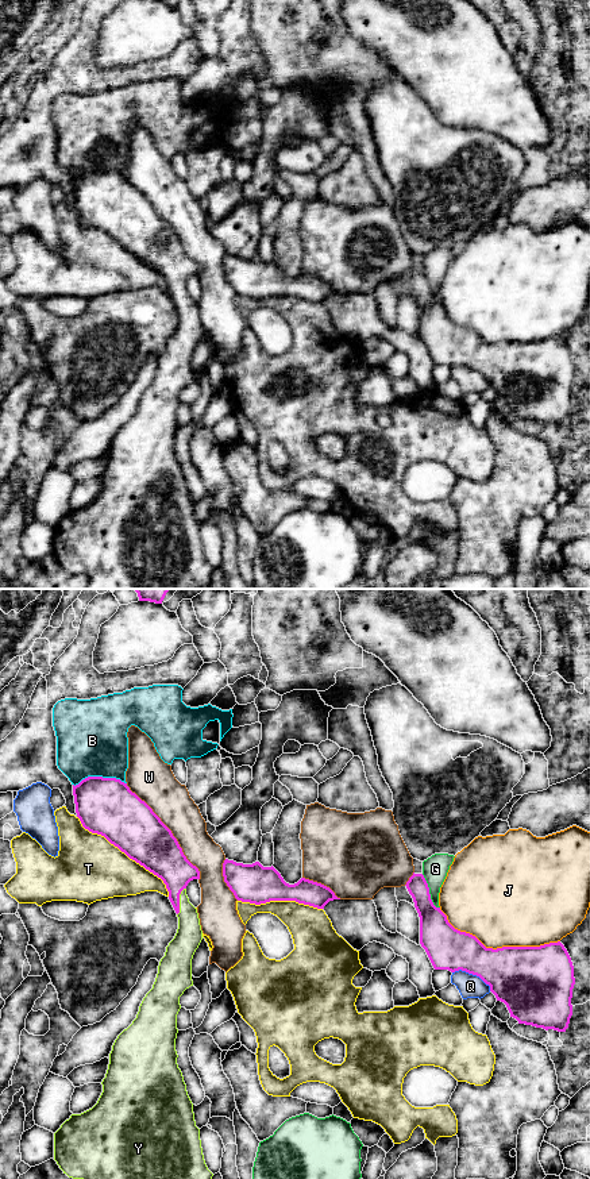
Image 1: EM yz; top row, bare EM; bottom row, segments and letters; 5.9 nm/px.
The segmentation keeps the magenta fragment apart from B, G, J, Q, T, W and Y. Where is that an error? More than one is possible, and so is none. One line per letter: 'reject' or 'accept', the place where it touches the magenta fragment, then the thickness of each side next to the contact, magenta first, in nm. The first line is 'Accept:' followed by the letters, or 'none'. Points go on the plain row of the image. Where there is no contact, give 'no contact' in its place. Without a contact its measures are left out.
Accept: Y
B: reject; contact yz (99, 172); calibres 340 and 420 nm
G: reject; contact yz (428, 286); calibres 190 and 150 nm
J: reject; contact yz (497, 343); calibres 380 and 480 nm
Q: reject; contact yz (473, 369); calibres 340 and 140 nm
T: reject; contact yz (126, 249); calibres 320 and 400 nm
W: reject; contact yz (170, 226); calibres 320 and 240 nm
Y: accept; contact yz (178, 296); calibres 220 and 160 nm

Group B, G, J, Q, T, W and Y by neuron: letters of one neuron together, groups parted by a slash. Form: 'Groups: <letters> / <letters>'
Groups: B / G / J / Q / T / W / Y

